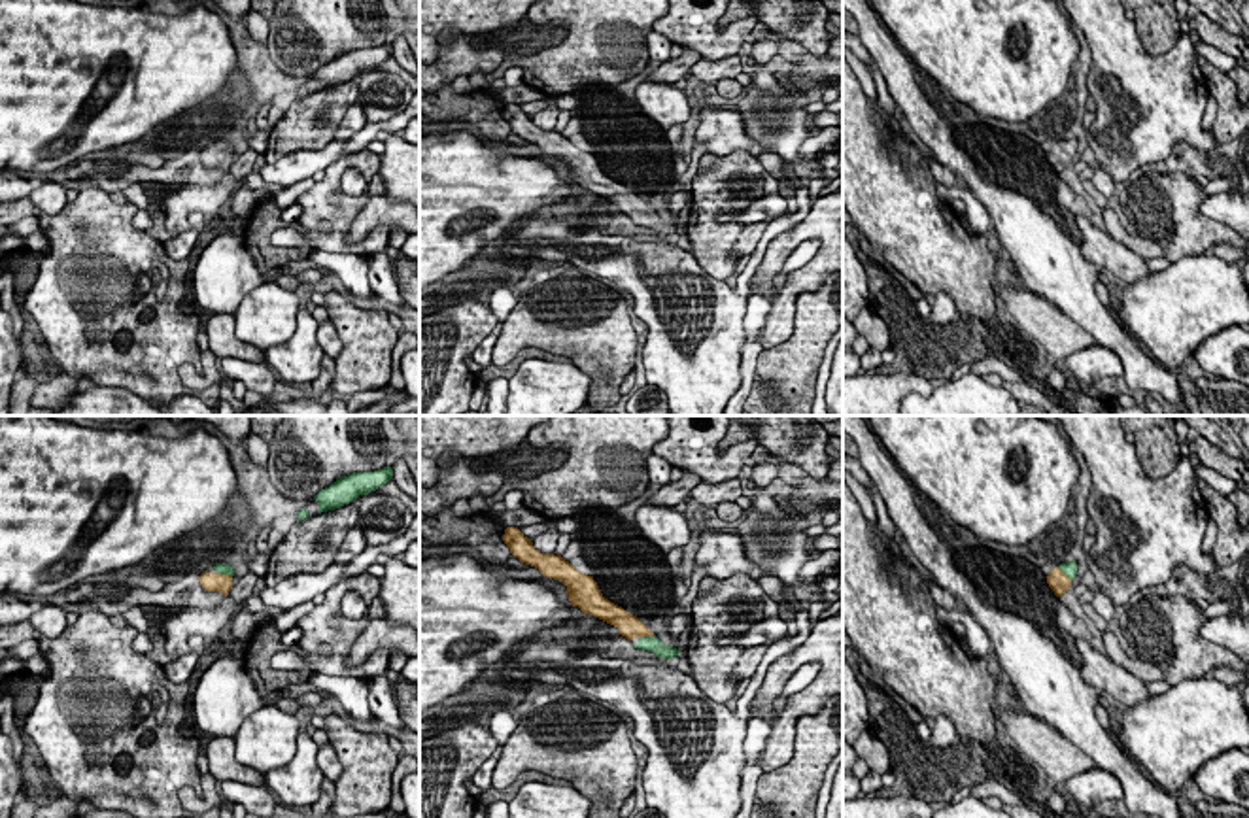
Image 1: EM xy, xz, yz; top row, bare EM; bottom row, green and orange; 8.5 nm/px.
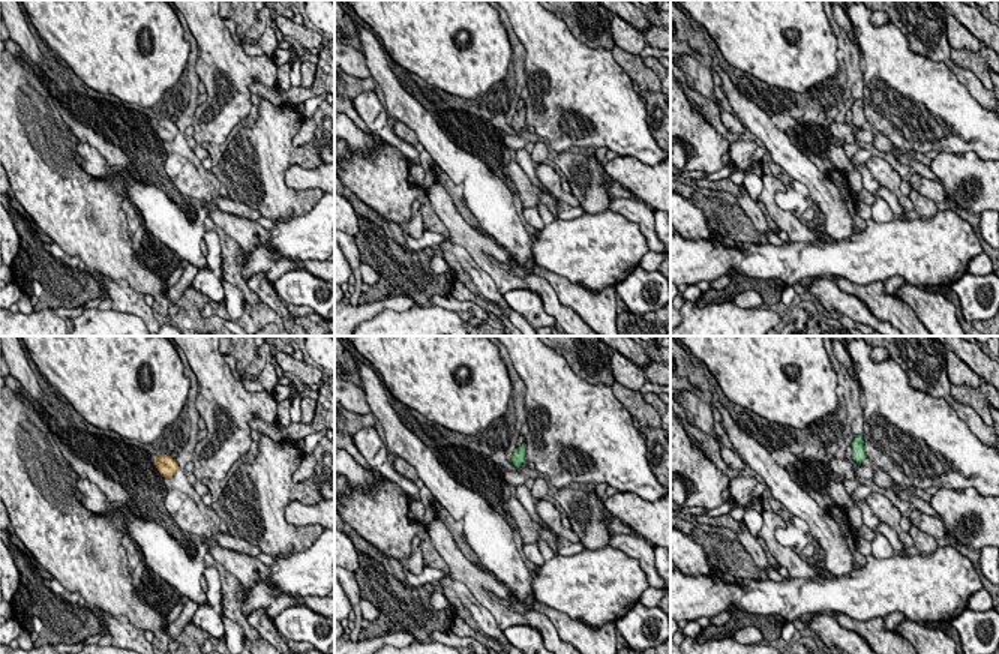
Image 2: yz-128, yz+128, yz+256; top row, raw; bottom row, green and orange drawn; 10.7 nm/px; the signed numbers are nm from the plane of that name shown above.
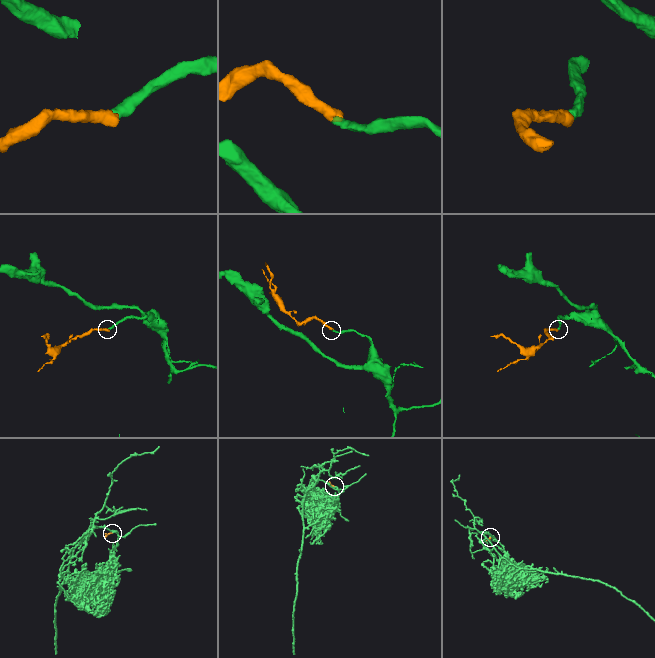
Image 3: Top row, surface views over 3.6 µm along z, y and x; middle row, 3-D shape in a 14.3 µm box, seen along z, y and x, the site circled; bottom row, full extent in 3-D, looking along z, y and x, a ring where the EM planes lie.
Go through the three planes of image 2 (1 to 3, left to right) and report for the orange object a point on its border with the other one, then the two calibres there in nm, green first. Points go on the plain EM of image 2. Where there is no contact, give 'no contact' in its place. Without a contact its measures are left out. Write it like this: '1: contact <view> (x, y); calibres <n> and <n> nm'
1: no contact
2: no contact
3: no contact

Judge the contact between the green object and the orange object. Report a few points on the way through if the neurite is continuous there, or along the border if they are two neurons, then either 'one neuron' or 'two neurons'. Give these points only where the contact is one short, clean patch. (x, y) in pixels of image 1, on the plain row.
runs through xz (654, 221), (647, 214), (630, 203); one neuron

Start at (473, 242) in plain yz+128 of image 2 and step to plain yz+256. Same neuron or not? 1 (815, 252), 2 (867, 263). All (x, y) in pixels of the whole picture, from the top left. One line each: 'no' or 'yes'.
1: no
2: no

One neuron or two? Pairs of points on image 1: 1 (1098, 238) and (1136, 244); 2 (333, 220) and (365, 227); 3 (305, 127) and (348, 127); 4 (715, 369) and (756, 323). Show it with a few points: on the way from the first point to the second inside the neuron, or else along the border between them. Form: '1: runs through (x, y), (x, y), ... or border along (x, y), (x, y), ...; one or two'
1: border along (1104, 231), (1144, 259); two
2: border along (371, 197), (352, 223), (346, 237), (348, 242); two
3: border along (356, 101), (333, 138); two
4: border along (747, 299), (739, 380); two

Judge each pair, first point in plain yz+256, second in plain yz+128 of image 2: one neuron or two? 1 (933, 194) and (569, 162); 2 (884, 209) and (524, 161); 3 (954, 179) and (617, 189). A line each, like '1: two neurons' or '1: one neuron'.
1: two neurons
2: one neuron
3: two neurons

